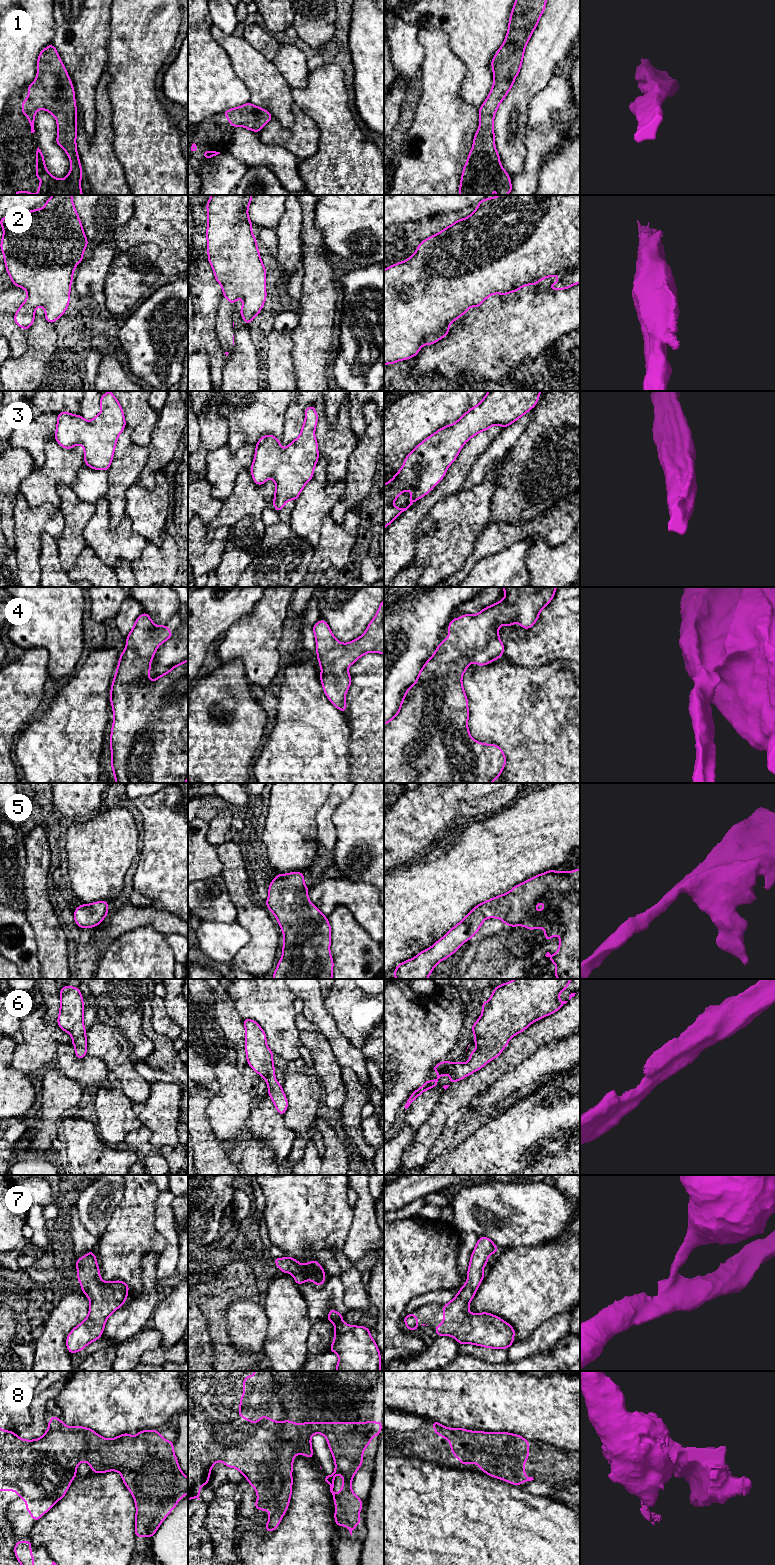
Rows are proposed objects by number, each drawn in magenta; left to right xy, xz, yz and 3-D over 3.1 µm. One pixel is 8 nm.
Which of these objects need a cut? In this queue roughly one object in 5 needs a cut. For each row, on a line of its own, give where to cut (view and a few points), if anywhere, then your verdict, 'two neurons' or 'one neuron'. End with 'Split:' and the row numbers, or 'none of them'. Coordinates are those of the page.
1: no cut; one neuron
2: no cut; one neuron
3: no cut; one neuron
4: no cut; one neuron
5: no cut; one neuron
6: no cut; one neuron
7: no cut; one neuron
8: no cut; one neuron
Split: none of them

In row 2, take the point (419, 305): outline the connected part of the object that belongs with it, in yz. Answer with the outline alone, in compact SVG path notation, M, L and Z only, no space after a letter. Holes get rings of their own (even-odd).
M500 195L481 200L468 217L459 219L441 232L426 238L410 258L384 270L384 365L415 357L423 345L434 344L445 337L452 322L470 307L479 307L489 296L497 293L505 296L554 275L559 275L560 278L549 285L550 290L564 290L580 283L580 195Z

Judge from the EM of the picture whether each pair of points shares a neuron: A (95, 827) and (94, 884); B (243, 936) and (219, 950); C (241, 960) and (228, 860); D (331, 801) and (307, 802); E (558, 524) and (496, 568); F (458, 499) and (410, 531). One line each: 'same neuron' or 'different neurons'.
A: same neuron
B: same neuron
C: same neuron
D: different neurons
E: different neurons
F: different neurons

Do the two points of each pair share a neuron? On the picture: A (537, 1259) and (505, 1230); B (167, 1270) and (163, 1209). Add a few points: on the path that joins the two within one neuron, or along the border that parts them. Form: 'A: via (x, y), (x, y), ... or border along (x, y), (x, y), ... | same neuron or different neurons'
A: border along (544, 1243), (511, 1246), (498, 1250) | different neurons
B: via (170, 1255), (170, 1233), (165, 1224) | same neuron

